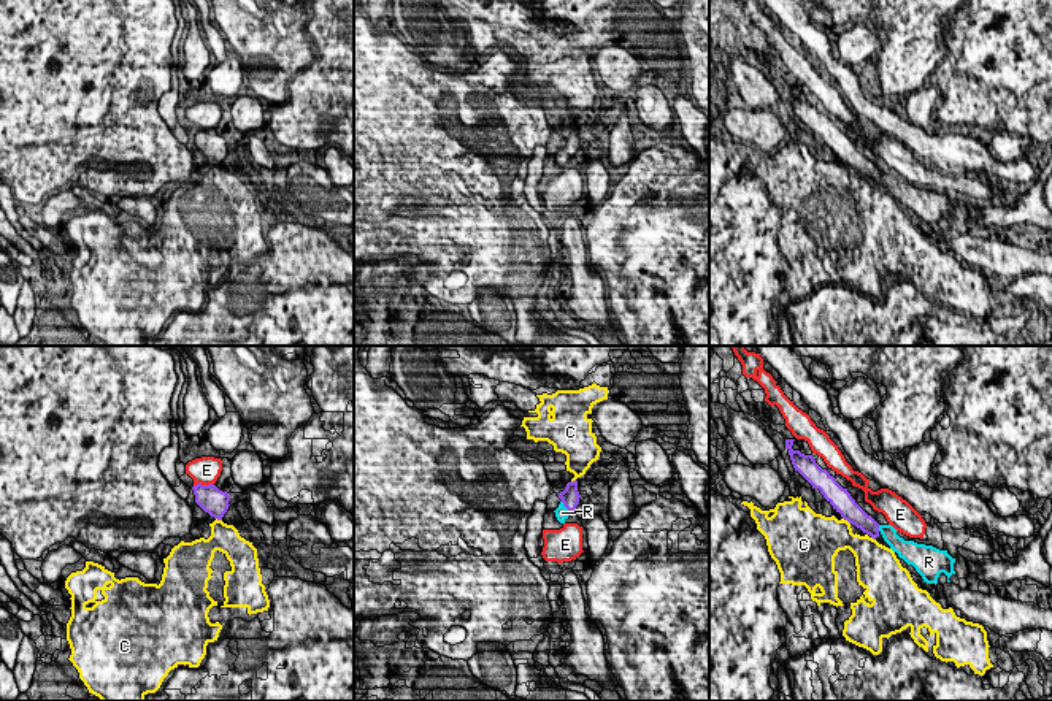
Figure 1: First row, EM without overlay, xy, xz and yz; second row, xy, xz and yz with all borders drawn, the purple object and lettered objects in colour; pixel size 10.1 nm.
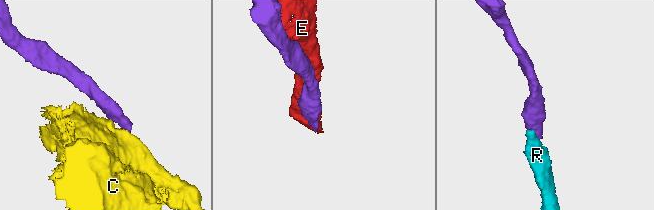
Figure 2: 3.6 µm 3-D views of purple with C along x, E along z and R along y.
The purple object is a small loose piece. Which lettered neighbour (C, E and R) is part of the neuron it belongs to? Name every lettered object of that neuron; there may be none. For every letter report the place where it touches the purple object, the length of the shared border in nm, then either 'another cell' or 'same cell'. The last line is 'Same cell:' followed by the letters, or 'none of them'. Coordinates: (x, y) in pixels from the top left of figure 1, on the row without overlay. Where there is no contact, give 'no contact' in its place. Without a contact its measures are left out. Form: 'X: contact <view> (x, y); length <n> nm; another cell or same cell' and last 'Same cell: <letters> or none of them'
C: contact yz (846, 164); length 110 nm; another cell
E: contact xy (203, 130); length 200 nm; another cell
R: contact xz (565, 151); length 150 nm; same cell
Same cell: R

